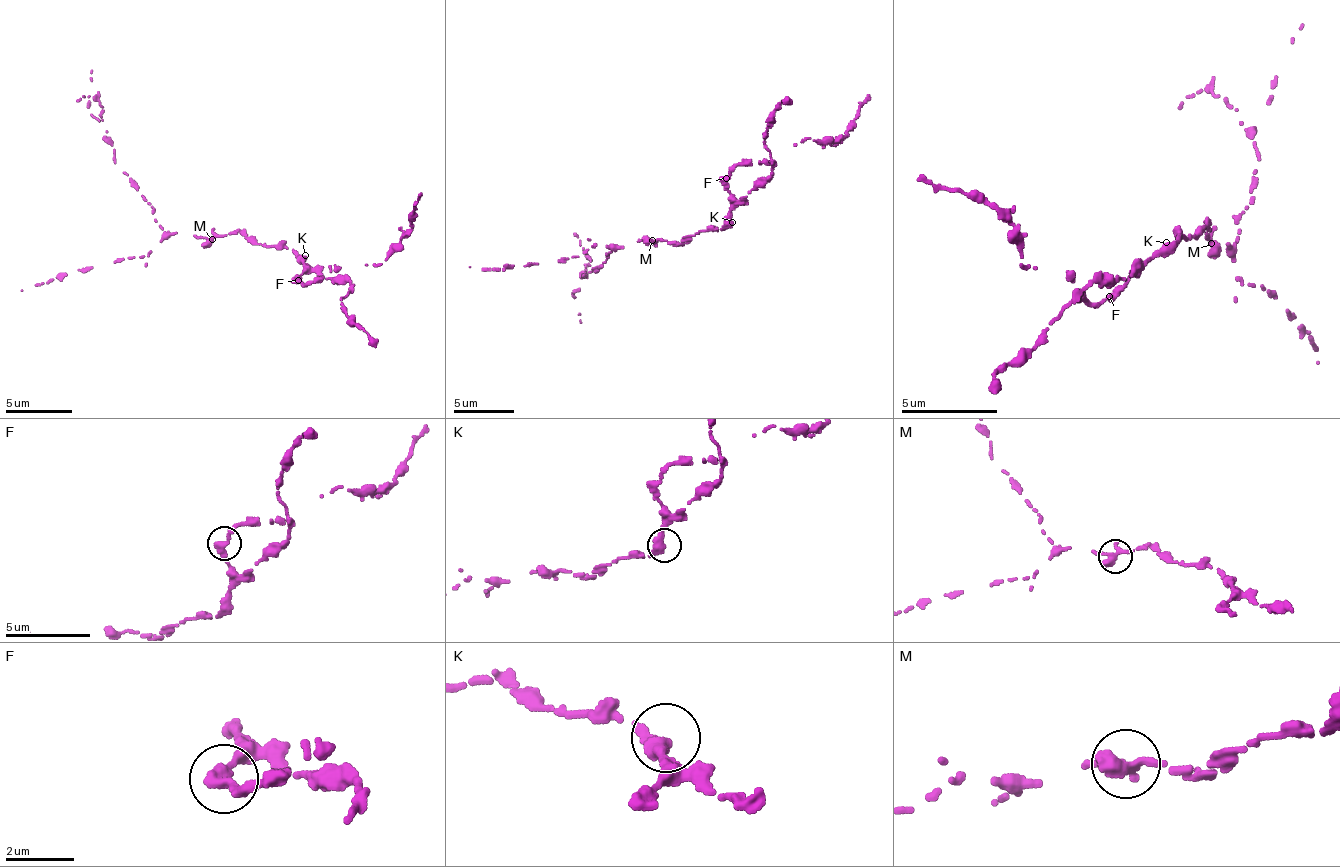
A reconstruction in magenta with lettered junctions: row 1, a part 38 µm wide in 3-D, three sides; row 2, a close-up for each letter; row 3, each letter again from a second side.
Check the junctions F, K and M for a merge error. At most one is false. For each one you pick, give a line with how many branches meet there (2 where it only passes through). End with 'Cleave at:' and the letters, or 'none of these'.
M: Branches: 2
Cleave at: M

